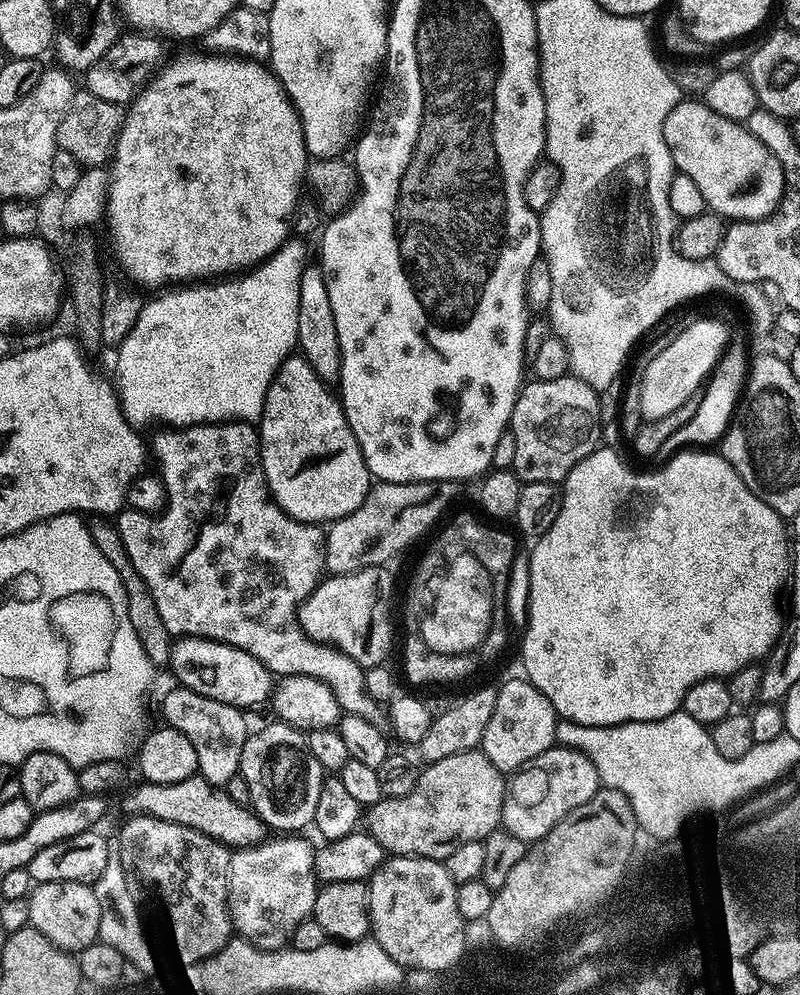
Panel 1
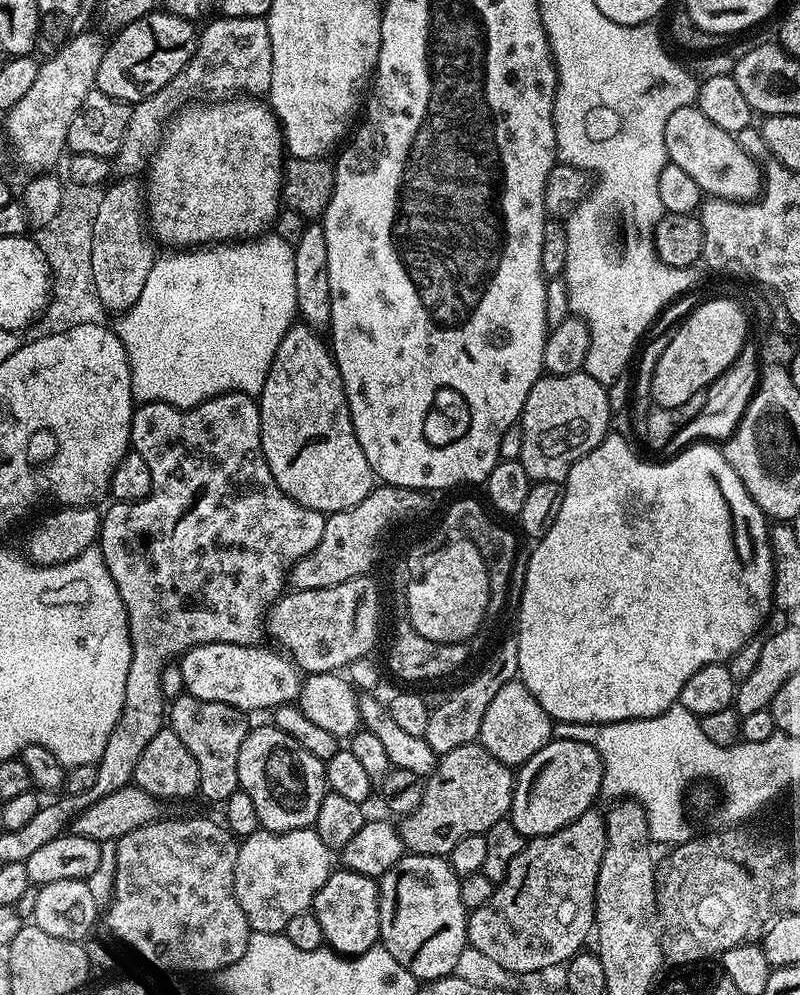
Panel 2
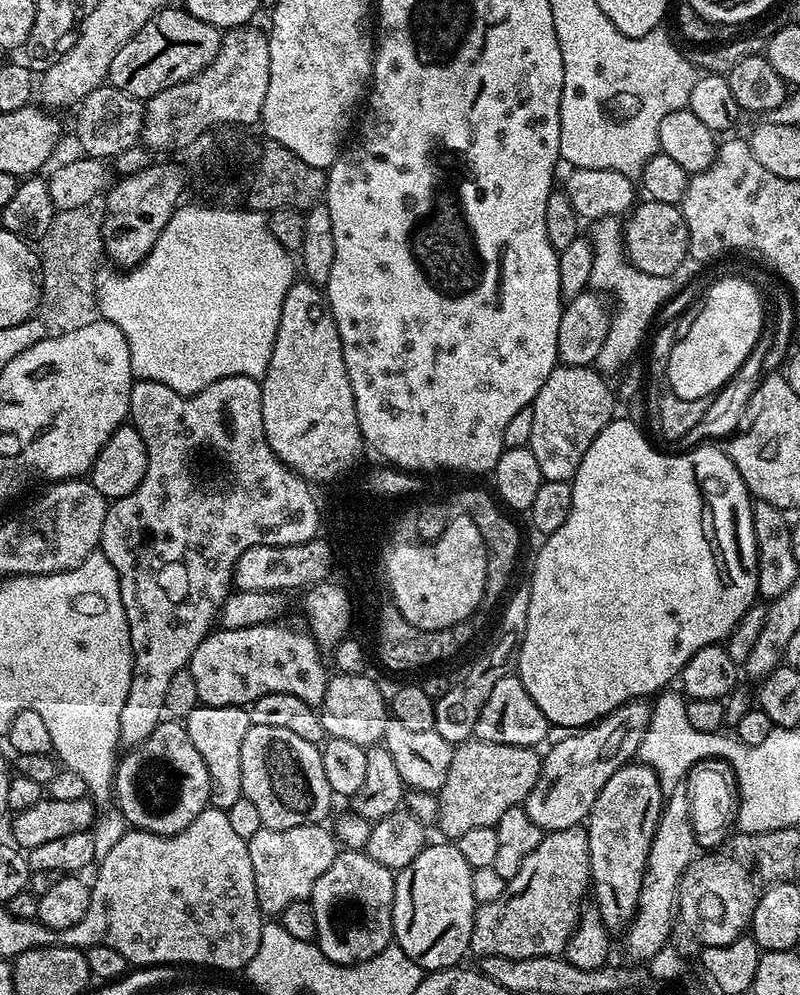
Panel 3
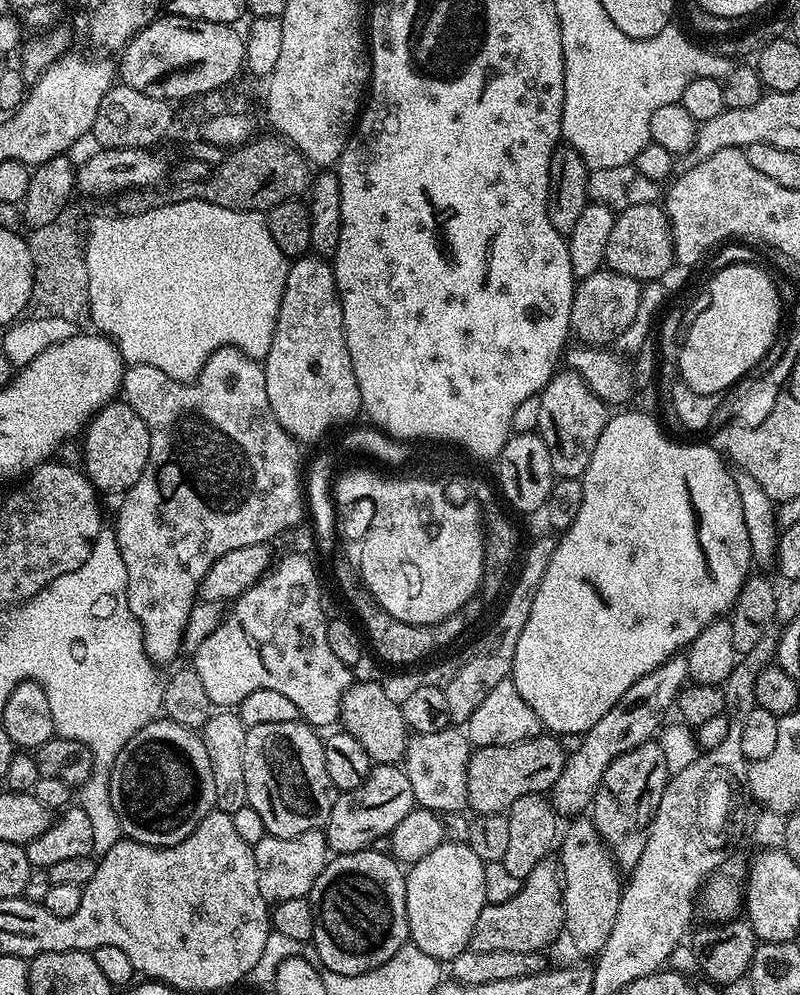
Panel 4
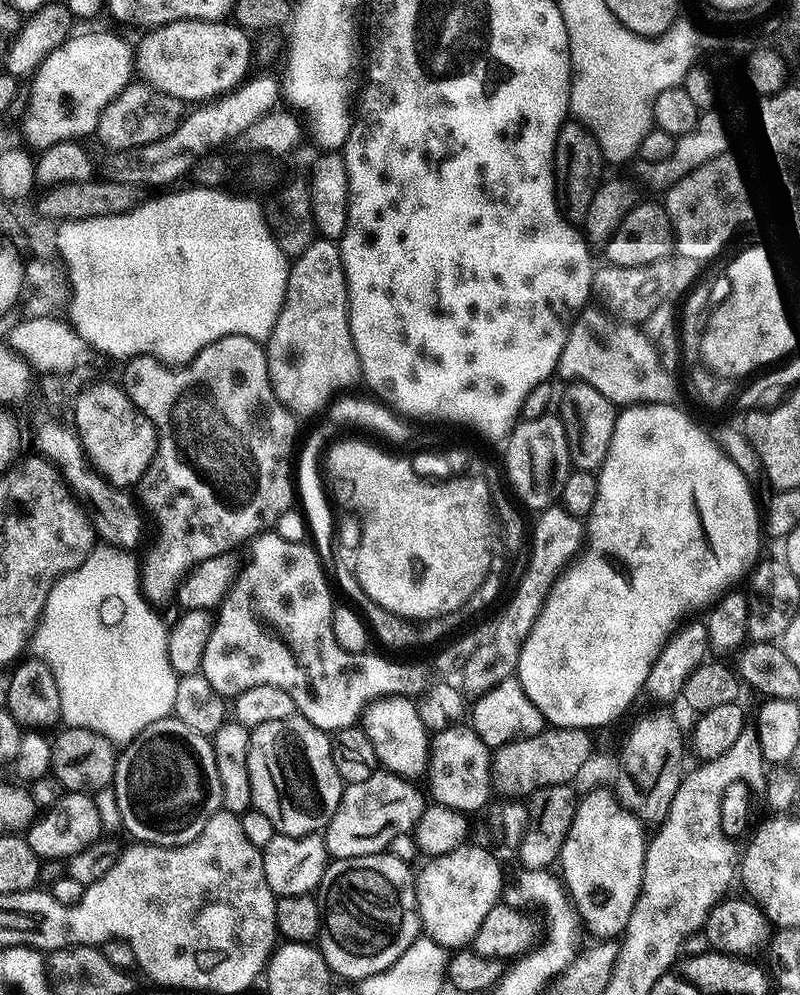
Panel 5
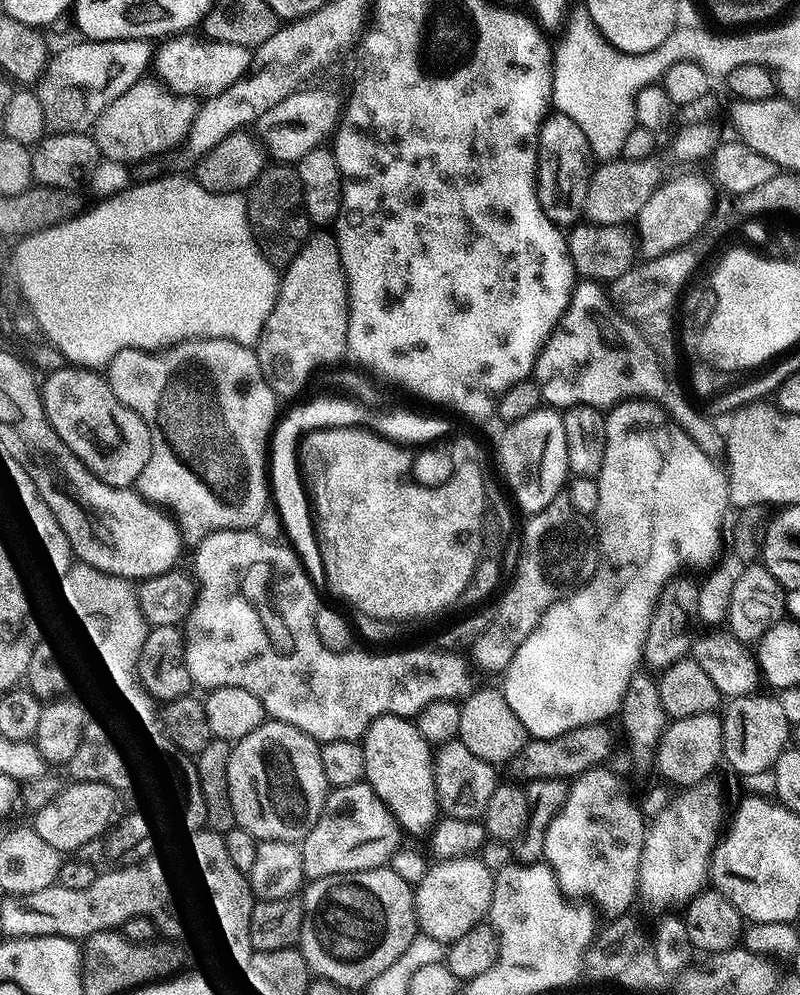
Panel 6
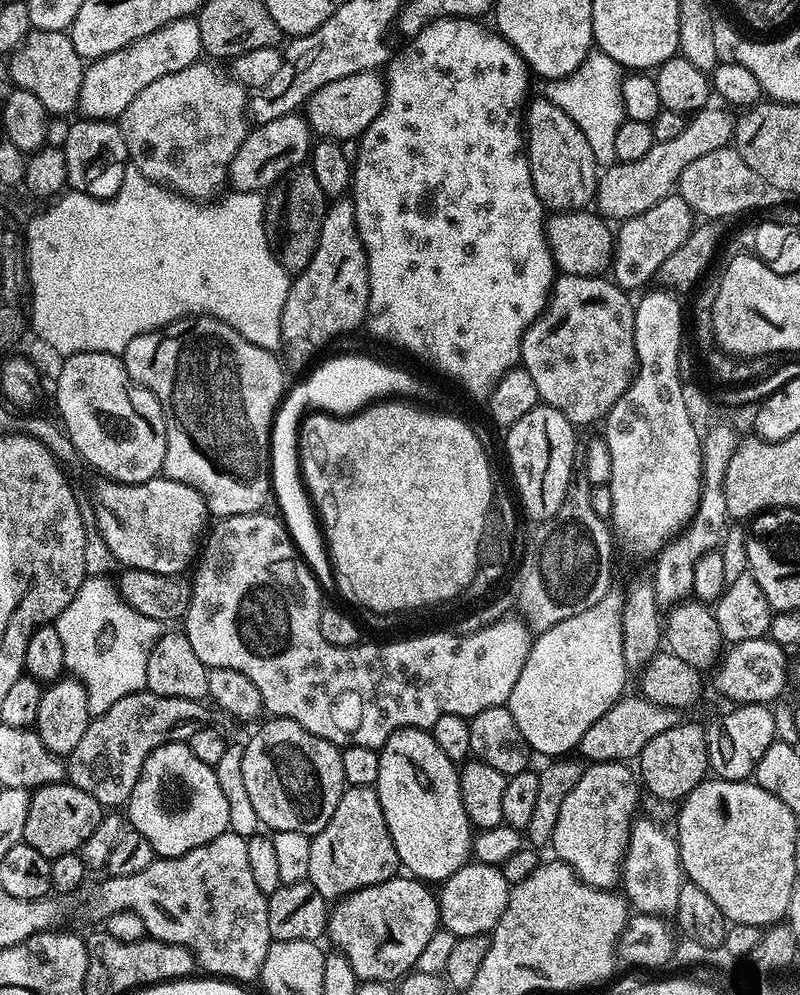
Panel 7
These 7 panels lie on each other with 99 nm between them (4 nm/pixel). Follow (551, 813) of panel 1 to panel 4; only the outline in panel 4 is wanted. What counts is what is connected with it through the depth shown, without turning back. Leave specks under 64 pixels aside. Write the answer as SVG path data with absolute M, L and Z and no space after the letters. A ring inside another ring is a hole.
M684 654L672 656L650 674L638 678L638 682L634 682L634 686L622 694L620 701L590 731L583 733L581 740L584 741L573 752L571 749L567 753L562 774L558 774L558 782L554 782L550 793L553 810L567 818L587 813L610 762L614 762L614 758L623 752L649 743L661 731L665 723L664 715L671 708L673 711L681 690L688 683L688 658Z

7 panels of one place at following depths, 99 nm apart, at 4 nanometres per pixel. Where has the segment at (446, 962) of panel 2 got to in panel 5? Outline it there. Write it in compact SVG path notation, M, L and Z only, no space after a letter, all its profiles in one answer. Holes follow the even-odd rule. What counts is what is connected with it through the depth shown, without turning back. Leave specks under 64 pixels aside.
M461 846L450 850L450 854L445 856L434 856L427 861L421 872L418 872L418 903L416 909L420 915L420 926L423 935L430 937L434 942L438 942L446 950L460 950L465 946L471 945L473 938L478 934L478 926L482 926L482 918L486 918L486 914L490 914L492 908L497 907L502 900L502 883L500 884L500 864L487 852L484 848L468 848L469 846Z

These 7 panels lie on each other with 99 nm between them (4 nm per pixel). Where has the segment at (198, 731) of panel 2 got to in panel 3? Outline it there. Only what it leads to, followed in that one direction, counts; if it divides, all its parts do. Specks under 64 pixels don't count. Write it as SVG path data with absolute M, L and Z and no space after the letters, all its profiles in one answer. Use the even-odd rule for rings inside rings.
M197 704L190 710L188 716L183 717L183 726L190 741L198 754L202 754L202 762L206 762L206 770L210 774L210 798L209 805L214 808L227 809L238 802L238 798L244 794L242 790L242 742L246 738L246 730L253 726L247 707L235 704L234 706L210 706L209 704Z

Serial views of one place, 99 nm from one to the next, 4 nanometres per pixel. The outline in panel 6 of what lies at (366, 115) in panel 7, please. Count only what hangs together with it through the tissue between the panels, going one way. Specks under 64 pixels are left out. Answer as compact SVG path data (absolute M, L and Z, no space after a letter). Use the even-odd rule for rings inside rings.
M301 87L292 92L282 102L278 102L266 114L259 118L259 127L262 126L263 135L270 136L268 150L278 162L299 162L310 150L321 147L335 133L342 117L342 100L332 88Z

